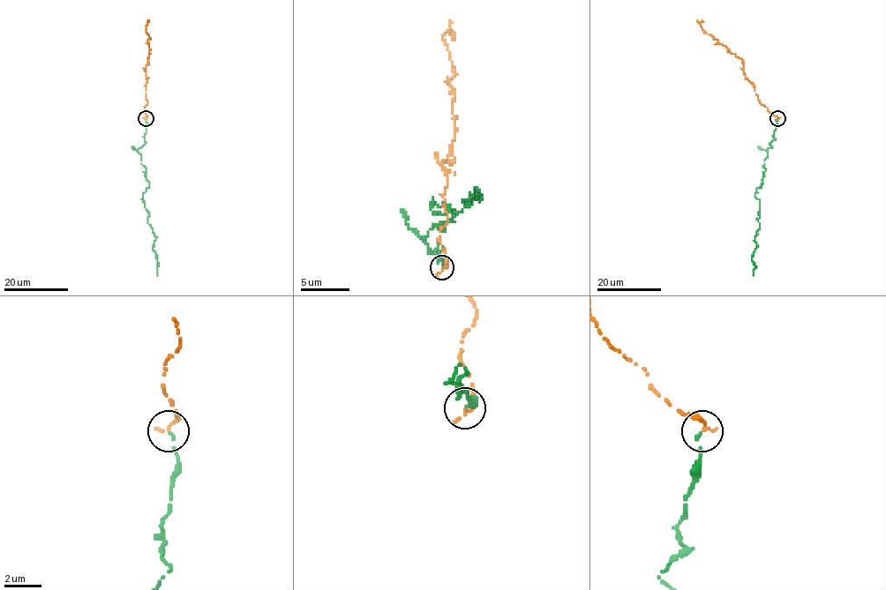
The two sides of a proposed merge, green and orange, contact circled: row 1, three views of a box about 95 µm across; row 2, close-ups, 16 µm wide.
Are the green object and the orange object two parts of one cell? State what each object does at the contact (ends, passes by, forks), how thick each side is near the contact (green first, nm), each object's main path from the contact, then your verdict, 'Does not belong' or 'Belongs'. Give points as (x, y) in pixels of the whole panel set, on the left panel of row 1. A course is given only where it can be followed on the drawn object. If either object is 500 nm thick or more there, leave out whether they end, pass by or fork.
At the ring green ends. At the ring orange ends. Thickness 160 nm (green) against 240 nm. Course of green: (146, 118), (146, 143), (138, 150), (148, 184), (141, 199), (155, 237), (152, 249), (155, 252), (156, 275). Course of orange: (146, 118), (146, 69), (150, 38), (146, 30), (147, 20). Belongs

